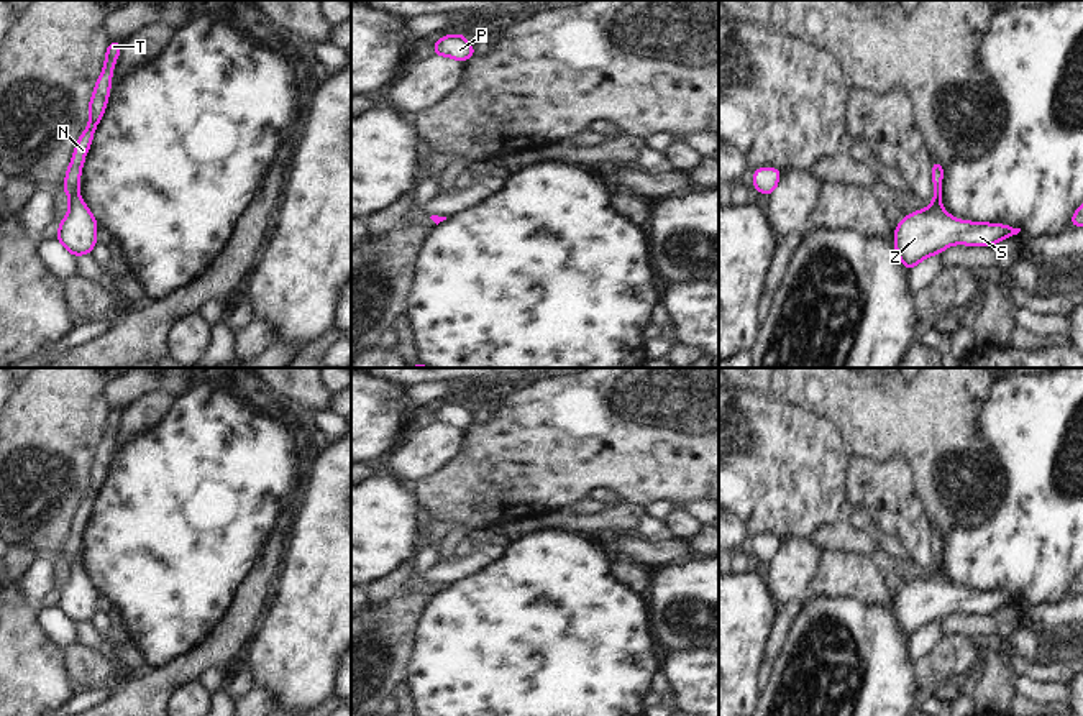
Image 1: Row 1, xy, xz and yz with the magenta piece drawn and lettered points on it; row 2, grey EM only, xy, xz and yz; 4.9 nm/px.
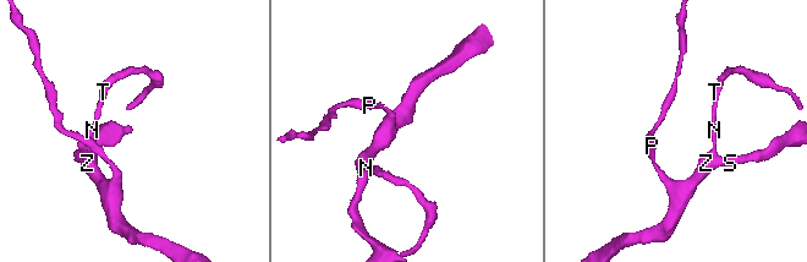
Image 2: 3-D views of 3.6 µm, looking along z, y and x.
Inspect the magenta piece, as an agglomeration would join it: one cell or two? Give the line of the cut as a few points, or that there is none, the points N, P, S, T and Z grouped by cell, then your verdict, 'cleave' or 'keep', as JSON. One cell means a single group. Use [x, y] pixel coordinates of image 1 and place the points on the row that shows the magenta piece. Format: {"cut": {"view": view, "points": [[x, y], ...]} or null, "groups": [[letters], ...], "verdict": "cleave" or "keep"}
{"cut": null, "groups": [["N", "P", "S", "T", "Z"]], "verdict": "keep"}

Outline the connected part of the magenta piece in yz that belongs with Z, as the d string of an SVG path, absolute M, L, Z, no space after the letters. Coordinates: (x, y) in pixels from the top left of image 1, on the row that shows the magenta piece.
M939 159L932 163L932 204L927 209L906 215L894 230L894 250L906 269L922 259L942 253L948 246L994 246L999 240L1017 235L1021 228L999 223L958 220L942 209L944 168Z

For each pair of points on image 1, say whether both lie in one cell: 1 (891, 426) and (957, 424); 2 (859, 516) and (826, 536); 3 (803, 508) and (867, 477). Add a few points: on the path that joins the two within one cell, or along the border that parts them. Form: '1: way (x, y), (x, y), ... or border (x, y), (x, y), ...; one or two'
1: way (908, 424), (941, 424); one
2: border (854, 509), (850, 524), (867, 532), (880, 546); two
3: border (852, 458), (845, 478), (847, 498); two

